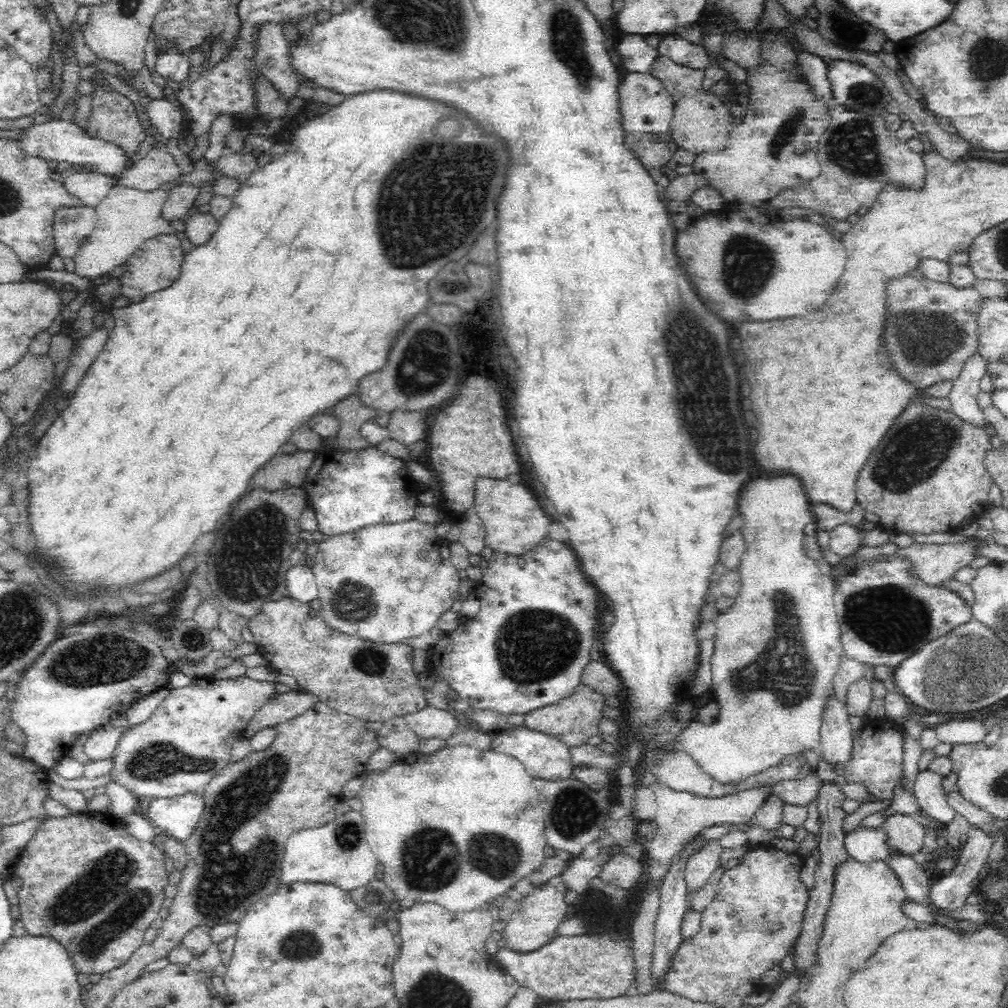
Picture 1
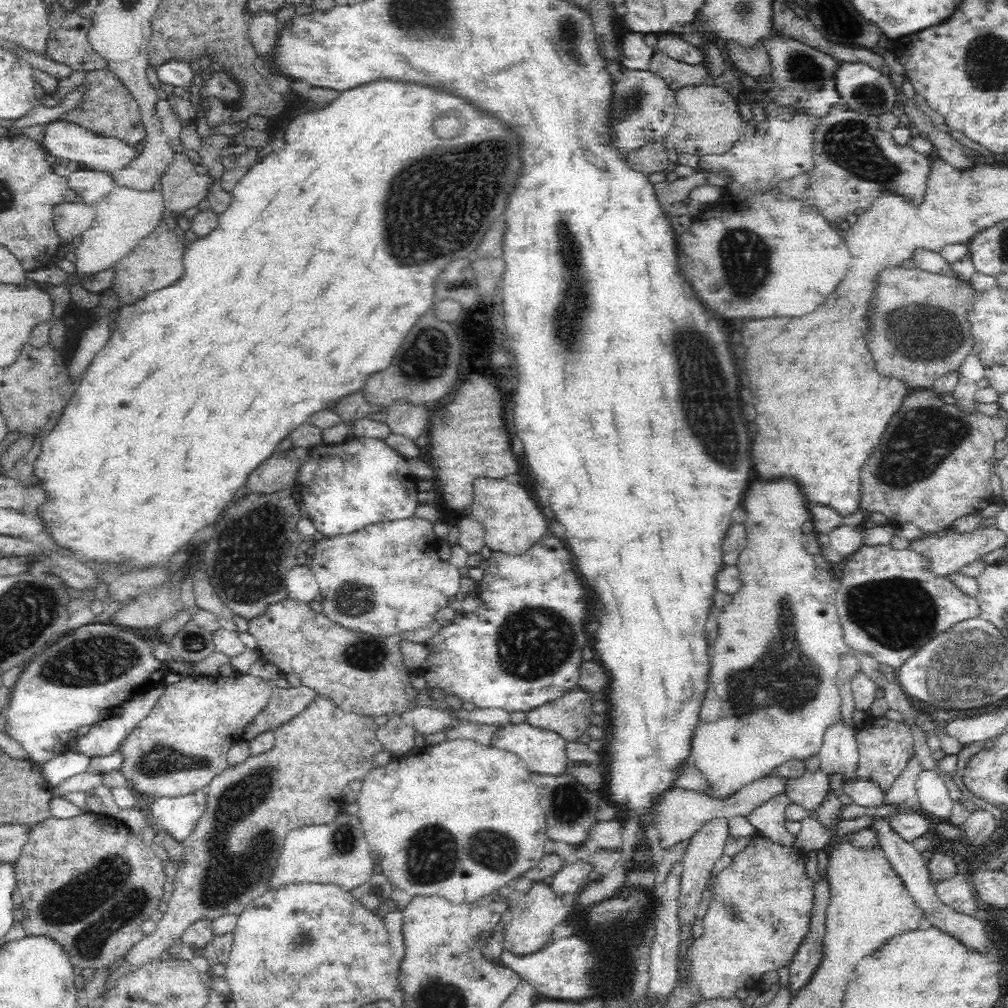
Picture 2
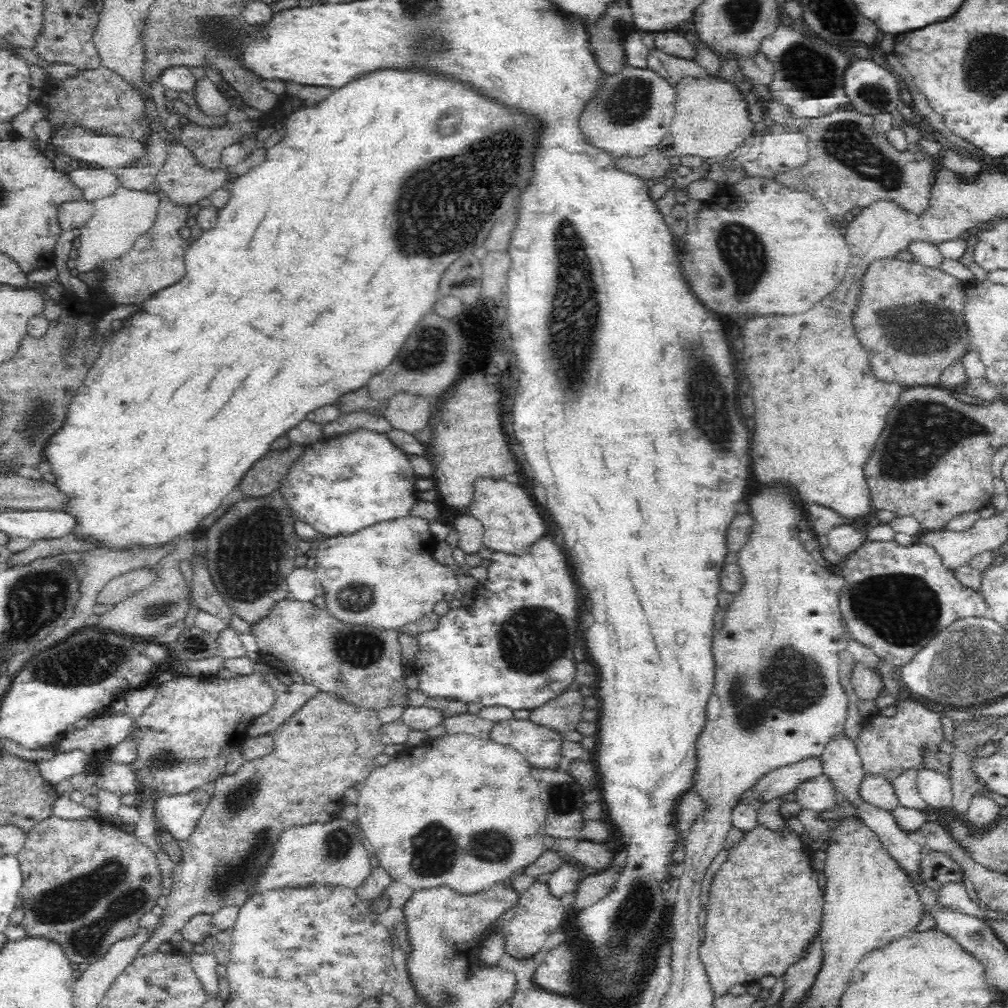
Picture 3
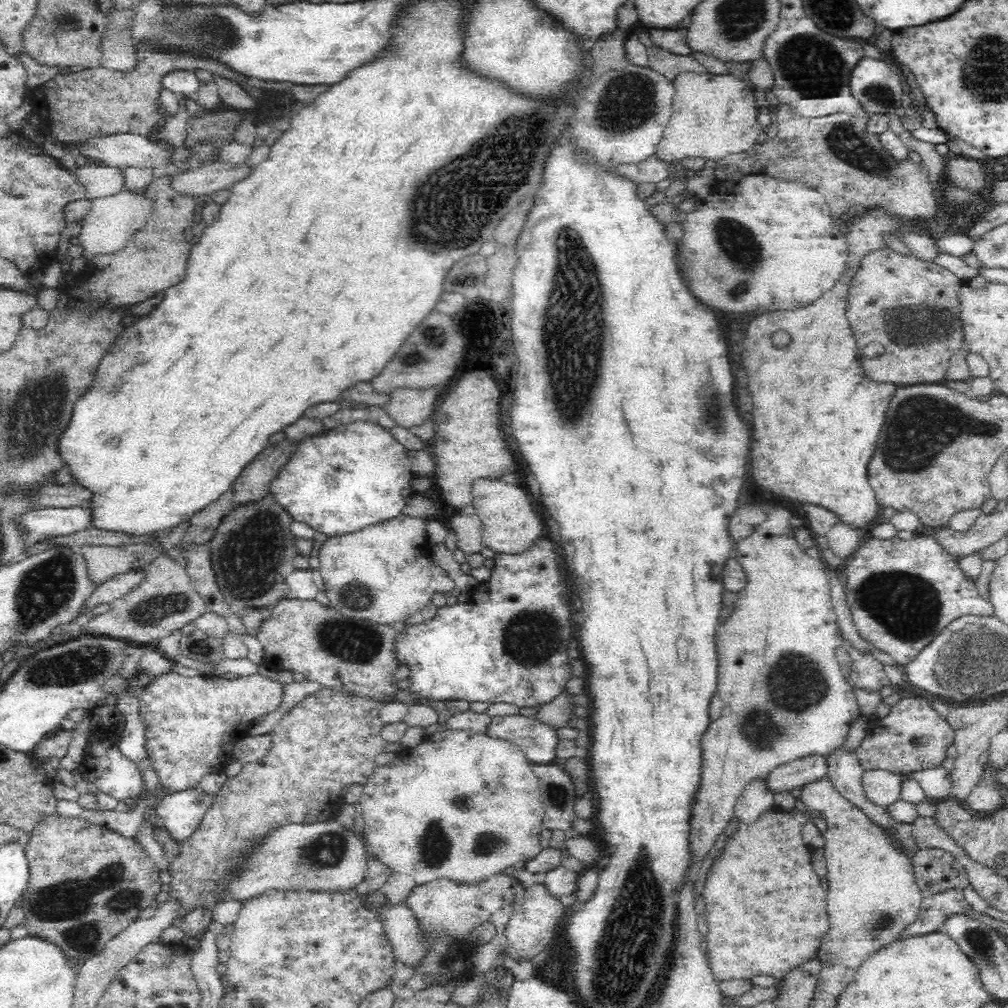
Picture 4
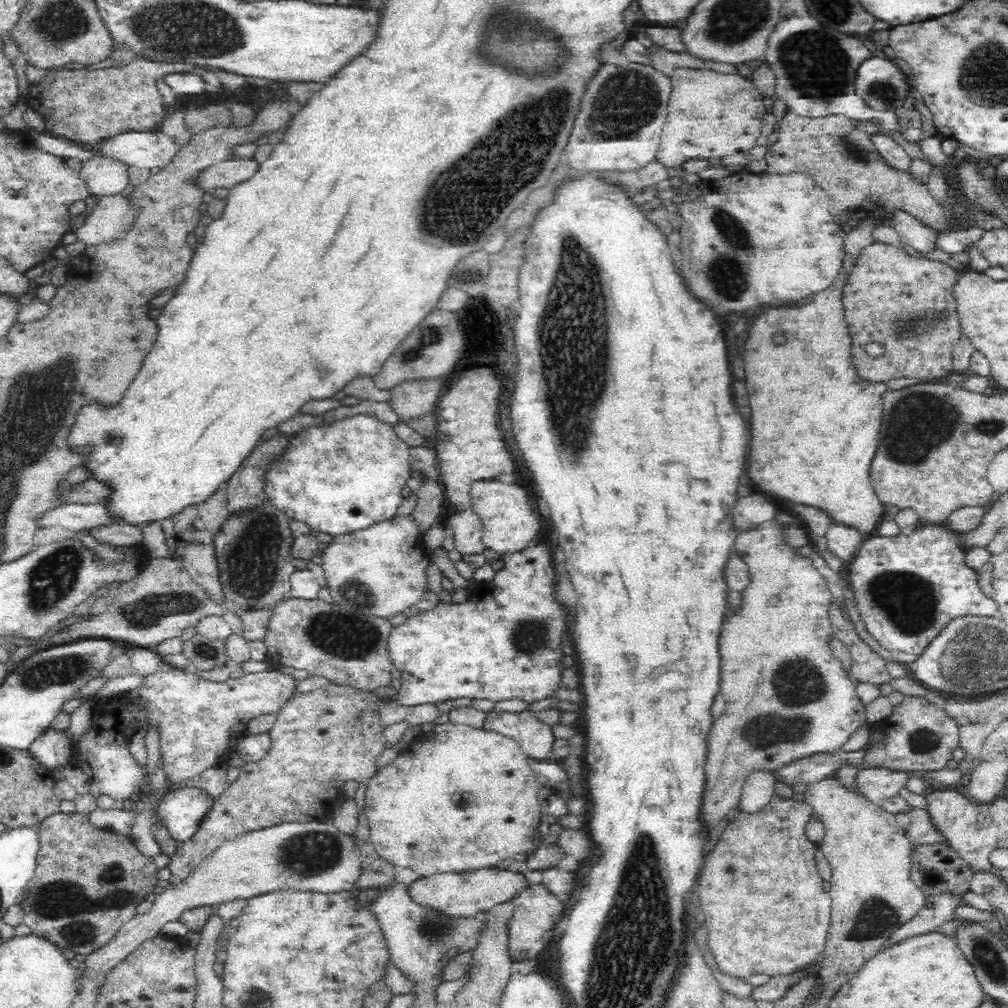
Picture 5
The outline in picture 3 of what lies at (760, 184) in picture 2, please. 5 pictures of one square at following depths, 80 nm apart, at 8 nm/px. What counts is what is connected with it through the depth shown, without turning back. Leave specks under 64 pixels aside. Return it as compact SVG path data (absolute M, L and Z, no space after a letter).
M779 125L767 127L762 140L746 142L746 146L736 148L734 155L746 168L746 176L773 178L776 172L800 166L808 154L805 138L792 128Z

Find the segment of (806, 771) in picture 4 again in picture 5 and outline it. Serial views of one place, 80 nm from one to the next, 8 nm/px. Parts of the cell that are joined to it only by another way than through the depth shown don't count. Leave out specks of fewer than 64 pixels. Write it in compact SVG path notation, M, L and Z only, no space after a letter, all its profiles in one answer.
M866 747L854 752L846 752L841 748L832 752L816 753L802 760L795 760L776 771L776 780L782 779L791 785L798 782L810 784L832 776L836 770L851 766L857 768L864 763L868 754Z

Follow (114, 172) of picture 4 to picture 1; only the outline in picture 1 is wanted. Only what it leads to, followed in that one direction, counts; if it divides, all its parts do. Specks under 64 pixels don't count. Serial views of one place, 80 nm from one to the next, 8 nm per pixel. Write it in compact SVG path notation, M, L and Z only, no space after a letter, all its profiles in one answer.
M96 171L70 173L62 178L64 187L74 193L82 204L95 207L116 185L114 176L105 175Z

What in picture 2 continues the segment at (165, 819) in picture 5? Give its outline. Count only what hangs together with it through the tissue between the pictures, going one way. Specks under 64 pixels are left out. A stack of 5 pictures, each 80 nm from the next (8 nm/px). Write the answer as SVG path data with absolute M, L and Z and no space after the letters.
M204 789L172 798L156 797L150 806L148 818L182 842L194 830L206 805L207 792Z

